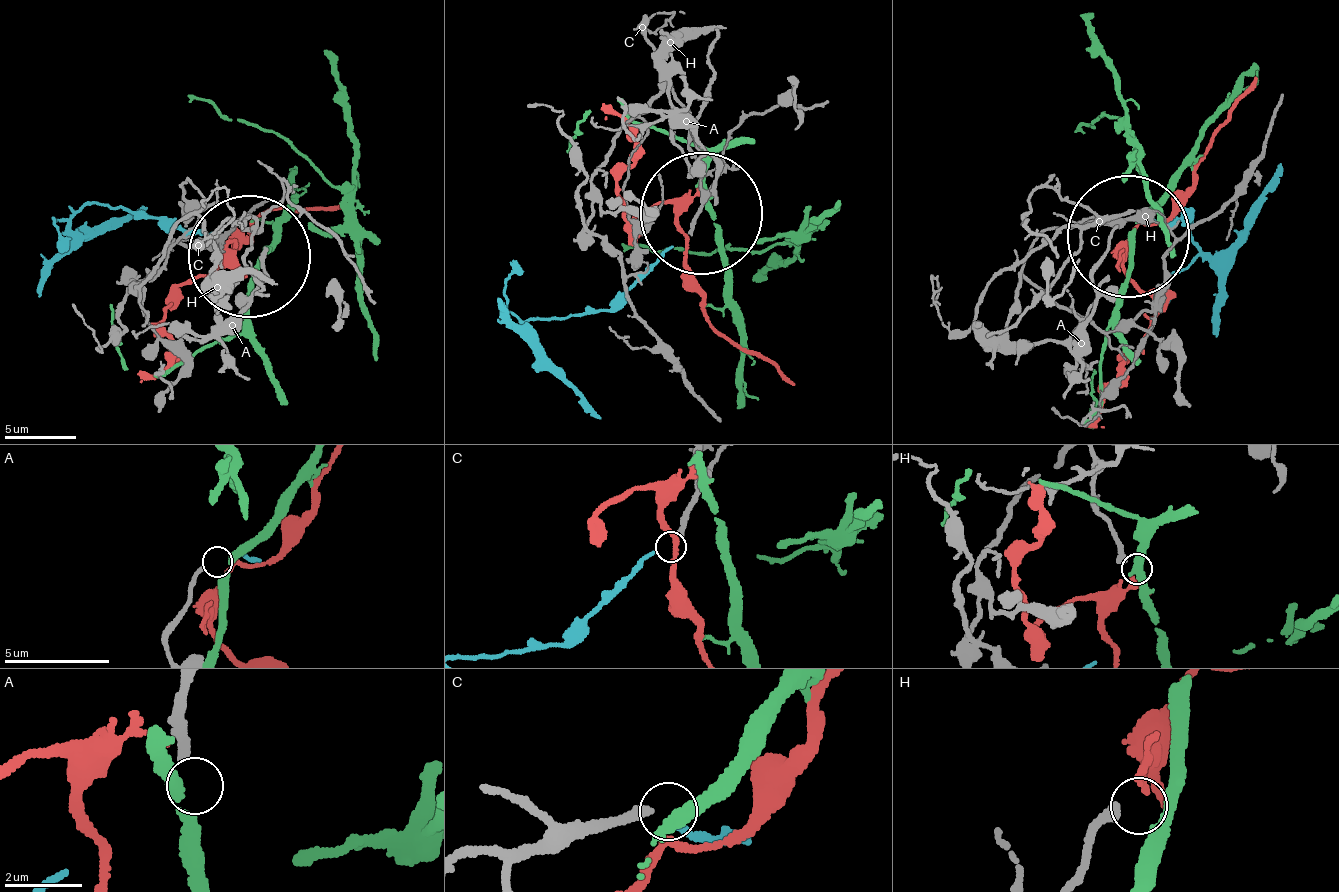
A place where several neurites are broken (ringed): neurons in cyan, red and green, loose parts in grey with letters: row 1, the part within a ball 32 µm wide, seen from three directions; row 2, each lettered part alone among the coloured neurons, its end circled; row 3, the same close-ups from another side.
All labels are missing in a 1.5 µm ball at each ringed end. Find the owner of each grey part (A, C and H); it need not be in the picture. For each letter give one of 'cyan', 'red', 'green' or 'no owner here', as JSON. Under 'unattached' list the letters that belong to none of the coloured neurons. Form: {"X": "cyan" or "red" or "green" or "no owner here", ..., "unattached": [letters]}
{"A": "no owner here", "C": "no owner here", "H": "no owner here", "unattached": ["A", "C", "H"]}

